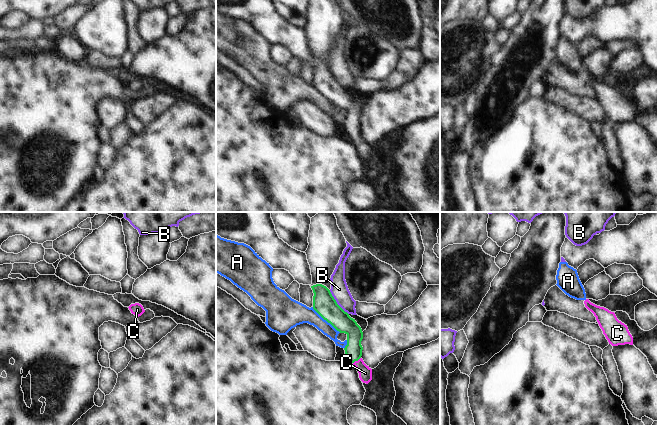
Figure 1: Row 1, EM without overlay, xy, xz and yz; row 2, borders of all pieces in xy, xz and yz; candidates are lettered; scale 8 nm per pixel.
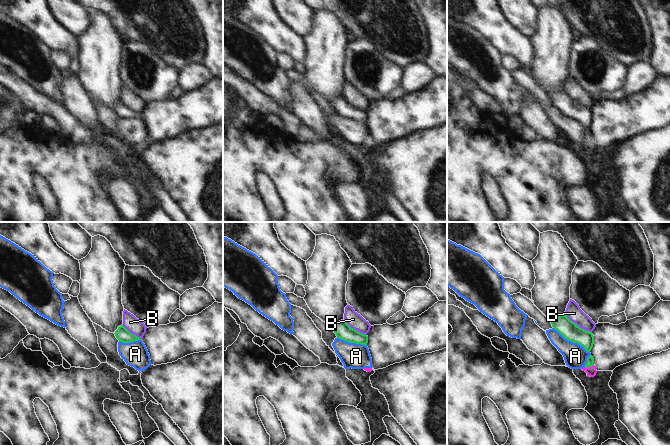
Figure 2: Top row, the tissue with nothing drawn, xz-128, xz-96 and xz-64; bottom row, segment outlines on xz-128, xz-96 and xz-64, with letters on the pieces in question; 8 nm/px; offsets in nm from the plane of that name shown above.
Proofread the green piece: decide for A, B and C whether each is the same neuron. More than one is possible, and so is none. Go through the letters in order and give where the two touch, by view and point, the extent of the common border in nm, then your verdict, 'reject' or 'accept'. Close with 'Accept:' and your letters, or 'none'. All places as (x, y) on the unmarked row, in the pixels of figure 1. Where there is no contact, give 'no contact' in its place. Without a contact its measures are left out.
A: xz (326, 96) | 300 nm | reject
B: xz (336, 78) | 260 nm | reject
C: xz (356, 136) | 80 nm | accept
Accept: C

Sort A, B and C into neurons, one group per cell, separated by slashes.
A / B / C

